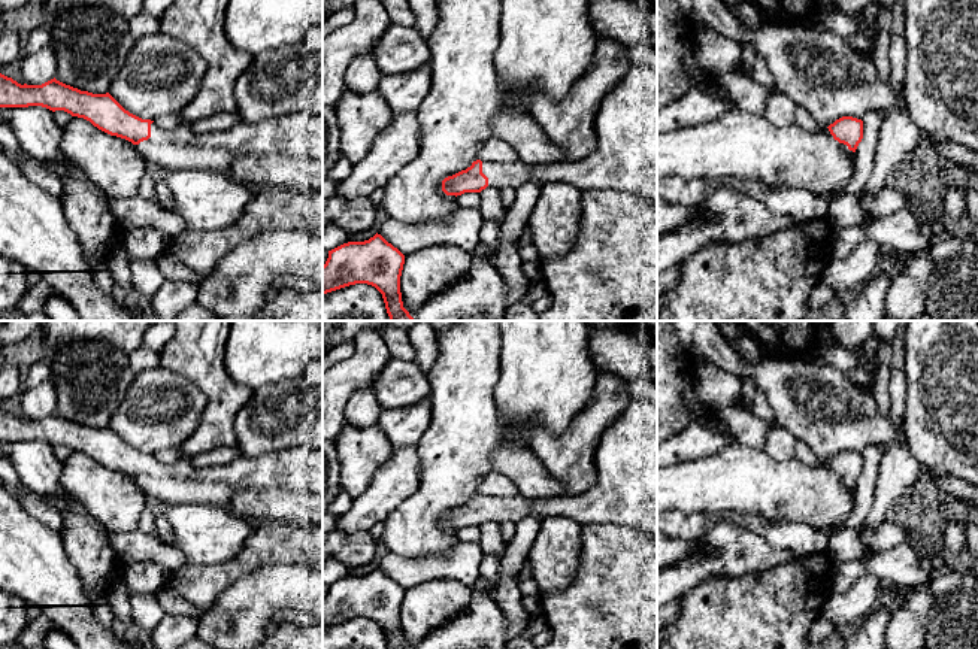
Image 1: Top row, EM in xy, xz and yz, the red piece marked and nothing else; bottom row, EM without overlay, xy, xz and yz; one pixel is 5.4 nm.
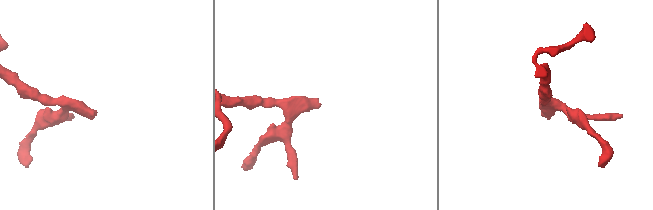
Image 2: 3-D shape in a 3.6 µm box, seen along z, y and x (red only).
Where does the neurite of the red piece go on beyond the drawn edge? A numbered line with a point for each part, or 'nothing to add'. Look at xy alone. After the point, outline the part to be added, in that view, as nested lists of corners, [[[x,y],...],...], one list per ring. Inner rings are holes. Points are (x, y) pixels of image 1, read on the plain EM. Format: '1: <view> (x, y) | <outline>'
1: xy (299, 469) | [[[297,446],[279,452],[269,452],[257,458],[240,455],[230,464],[209,468],[196,468],[187,460],[163,464],[151,458],[151,471],[134,479],[149,503],[185,504],[206,503],[228,506],[234,492],[242,489],[285,489],[291,492],[309,492],[323,497],[323,448]]]

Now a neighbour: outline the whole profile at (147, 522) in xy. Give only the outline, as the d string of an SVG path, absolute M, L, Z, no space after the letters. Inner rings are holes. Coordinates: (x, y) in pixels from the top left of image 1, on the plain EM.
M148 503L146 507L143 509L139 522L137 522L137 530L142 533L155 537L157 536L157 528L155 528L155 504Z

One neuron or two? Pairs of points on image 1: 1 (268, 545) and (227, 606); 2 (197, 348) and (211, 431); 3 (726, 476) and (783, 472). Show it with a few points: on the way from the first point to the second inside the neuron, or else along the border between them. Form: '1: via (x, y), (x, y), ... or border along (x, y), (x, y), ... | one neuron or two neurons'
1: border along (281, 563), (263, 566), (241, 576), (218, 596) | two neurons
2: via (206, 369), (215, 382), (215, 411) | one neuron
3: via (739, 476), (769, 476) | one neuron

